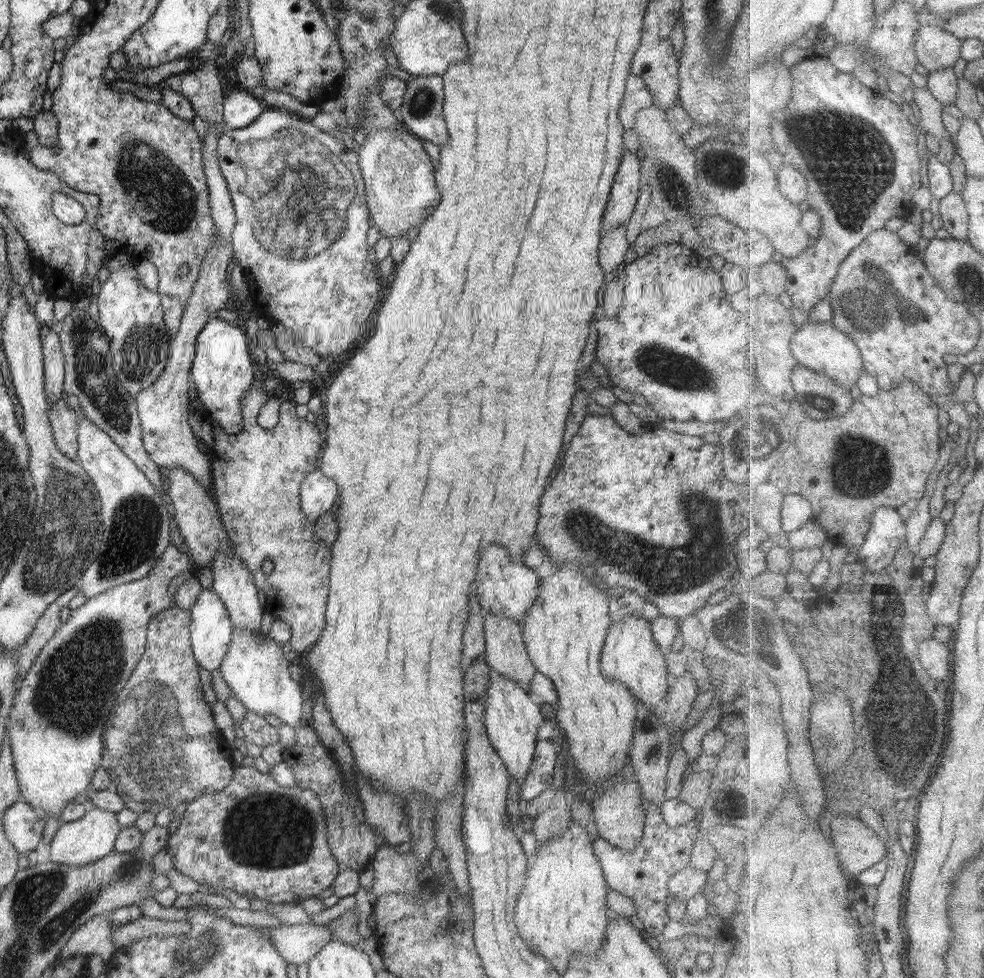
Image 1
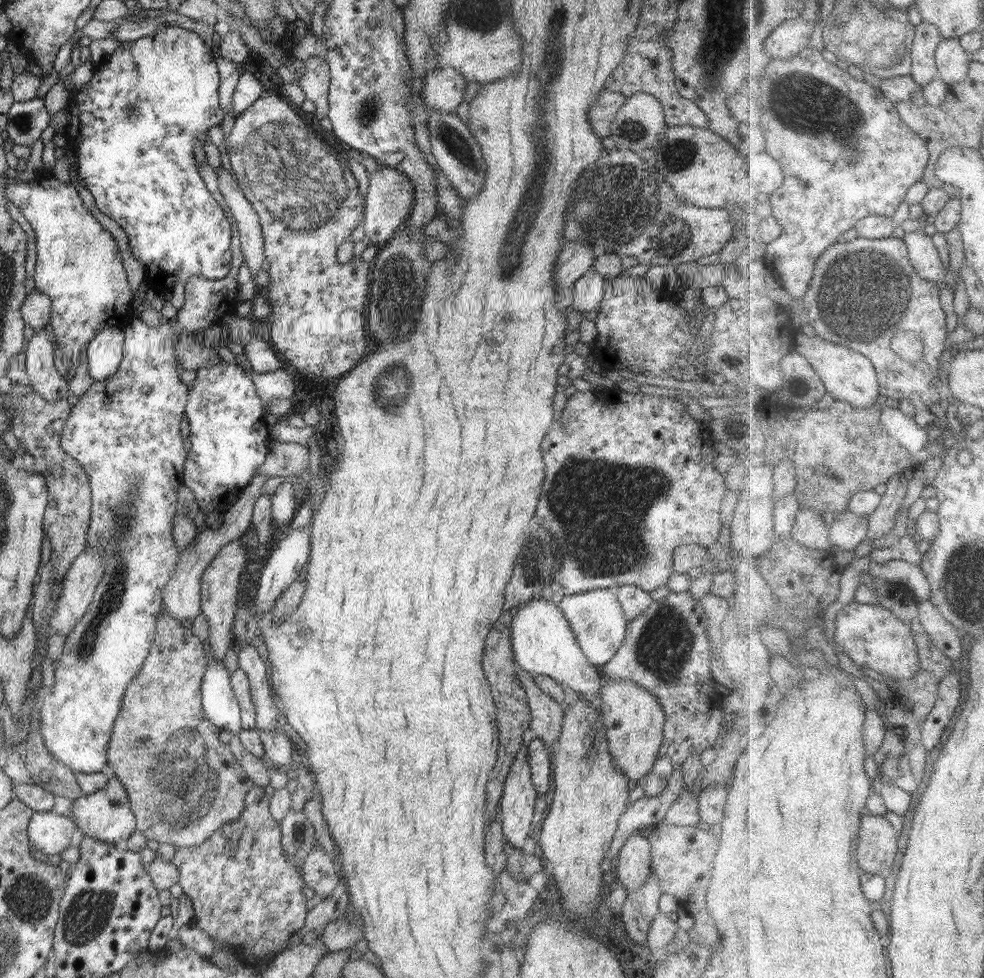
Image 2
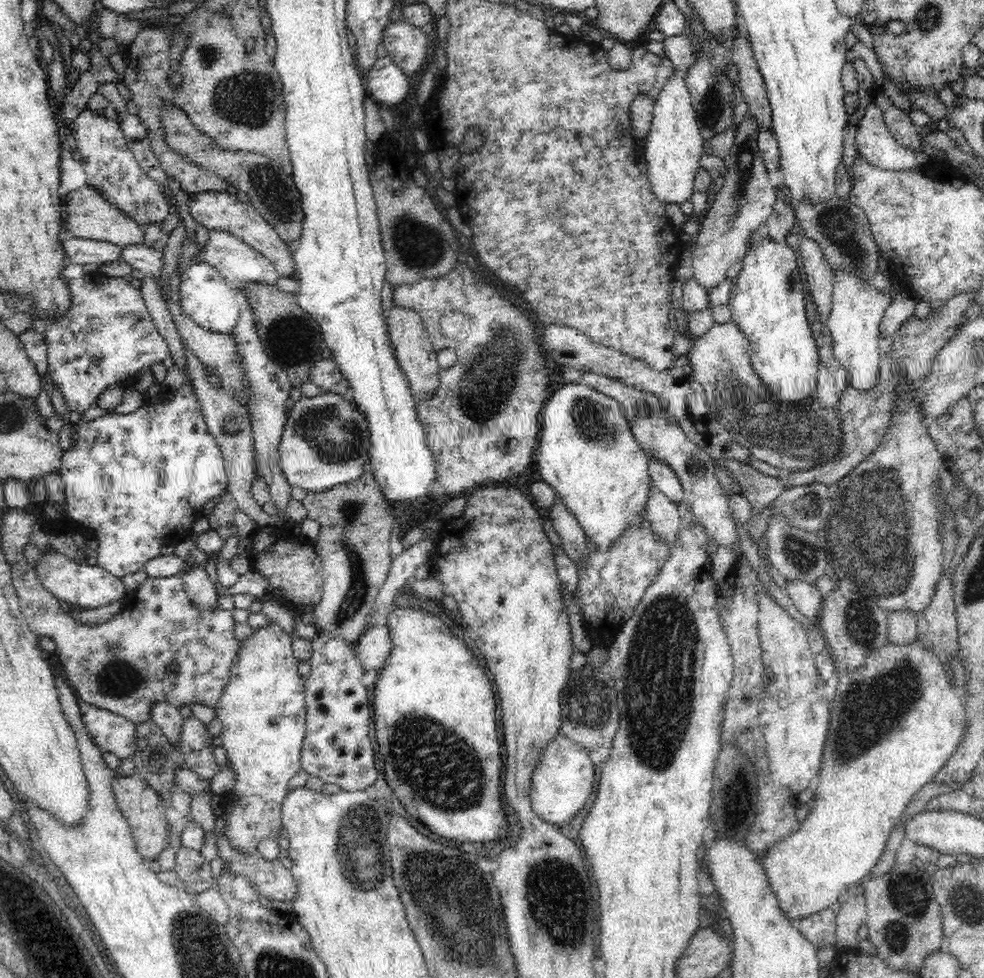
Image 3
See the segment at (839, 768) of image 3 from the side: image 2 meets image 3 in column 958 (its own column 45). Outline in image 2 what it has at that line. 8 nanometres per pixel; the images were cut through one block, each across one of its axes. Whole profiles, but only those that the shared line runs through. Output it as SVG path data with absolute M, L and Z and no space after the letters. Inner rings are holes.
M206 163L198 167L198 172L207 187L207 190L212 194L212 197L218 202L218 205L223 209L226 219L231 224L231 253L234 258L232 260L232 270L224 278L220 280L208 280L203 276L193 276L185 282L185 299L184 306L178 310L178 316L173 321L164 323L160 322L159 326L152 327L146 325L139 318L134 317L132 320L125 324L122 328L124 333L123 342L123 359L120 361L118 370L111 374L106 380L94 381L94 384L90 386L88 392L85 392L79 401L71 408L68 413L68 418L64 423L61 430L60 444L62 444L62 450L66 452L70 457L77 460L82 468L89 476L90 494L91 494L91 507L90 507L90 520L88 521L88 532L86 533L87 546L93 546L93 548L101 548L103 550L103 563L105 566L104 574L99 580L95 588L93 601L90 603L89 609L85 612L82 620L76 624L74 630L66 636L65 648L62 652L62 658L60 658L54 672L55 684L50 690L44 689L42 691L40 701L40 734L44 739L45 745L49 748L49 751L62 763L68 766L70 770L75 773L97 773L107 764L107 752L109 749L110 733L114 729L114 722L118 719L118 714L122 708L122 699L126 693L126 688L132 682L132 679L138 675L138 671L142 669L142 665L148 657L148 650L152 646L155 632L157 631L157 620L159 612L162 607L162 591L166 586L166 583L173 577L174 571L177 569L177 560L180 556L179 548L176 546L173 537L173 520L176 514L176 498L178 498L178 487L181 485L182 477L184 476L185 462L187 452L184 450L184 437L181 435L180 423L184 418L185 406L188 400L189 390L188 386L182 382L178 377L179 360L175 351L177 345L177 330L183 330L183 332L192 332L196 338L200 338L197 335L200 330L208 328L210 325L221 324L222 317L226 315L236 314L237 298L236 293L238 290L238 266L241 264L242 257L240 251L240 236L236 226L236 221L230 214L226 202L218 190L218 174L212 169L212 167Z

